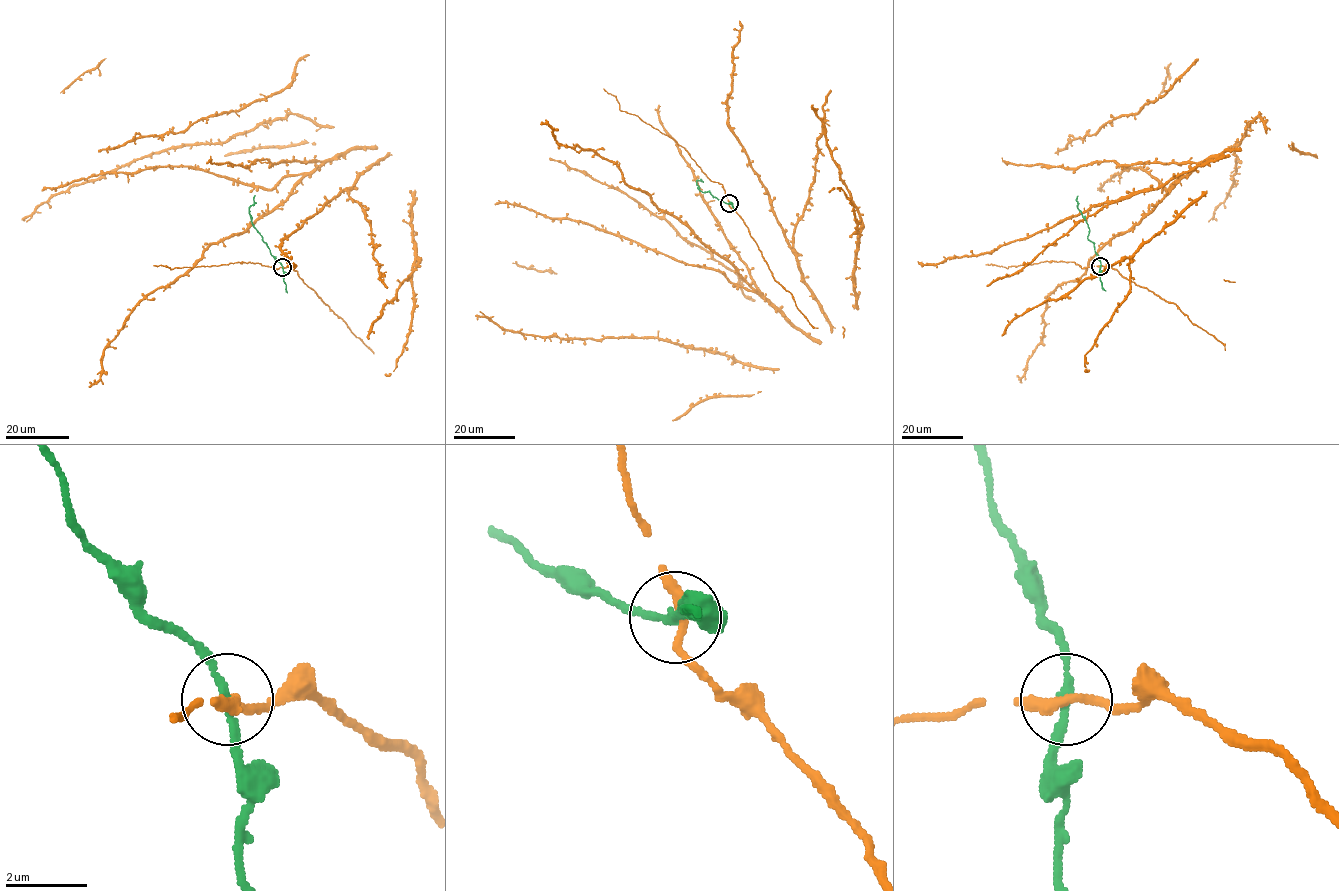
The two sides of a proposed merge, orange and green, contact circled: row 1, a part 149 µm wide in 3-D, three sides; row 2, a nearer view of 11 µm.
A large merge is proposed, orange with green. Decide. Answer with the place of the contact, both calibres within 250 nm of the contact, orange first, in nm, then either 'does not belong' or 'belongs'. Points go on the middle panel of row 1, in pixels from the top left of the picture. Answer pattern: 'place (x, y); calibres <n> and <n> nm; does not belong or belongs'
place (729, 203); calibres 260 and 180 nm; does not belong

